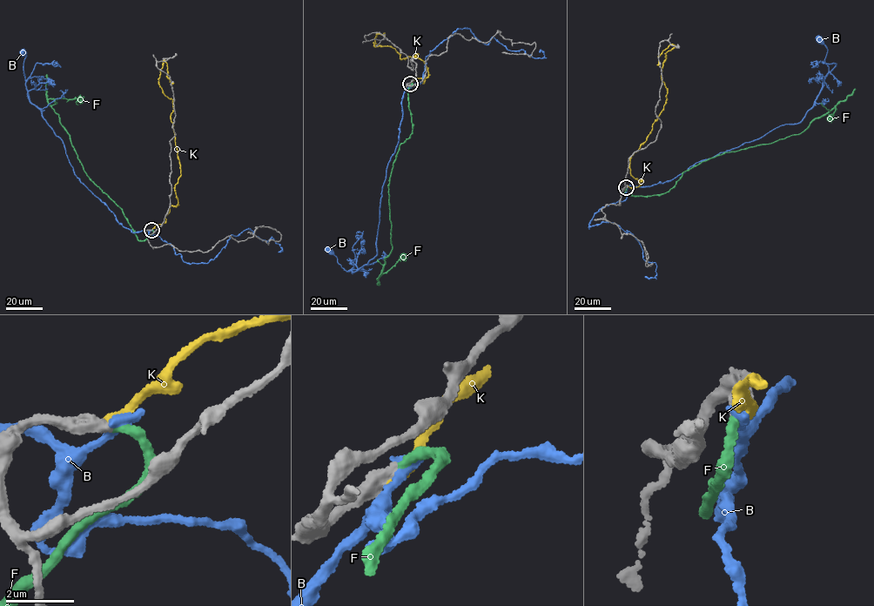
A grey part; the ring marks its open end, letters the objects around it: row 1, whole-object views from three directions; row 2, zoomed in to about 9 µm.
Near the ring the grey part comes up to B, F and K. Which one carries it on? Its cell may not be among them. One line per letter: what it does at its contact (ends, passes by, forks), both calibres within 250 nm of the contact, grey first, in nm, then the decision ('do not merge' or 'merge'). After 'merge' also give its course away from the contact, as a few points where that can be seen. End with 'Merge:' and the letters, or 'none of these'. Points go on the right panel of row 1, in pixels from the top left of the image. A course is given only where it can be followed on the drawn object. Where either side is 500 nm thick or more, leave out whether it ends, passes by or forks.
B: it ends there; 400 nm thick on the grey side, 380 nm on the other; do not merge
F: it ends there; 400 nm thick on the grey side, 240 nm on the other; merge; it runs (627, 187), (624, 192), (643, 197), (668, 191), (702, 161), (800, 134), (836, 105), (830, 116), (836, 117)
K: it ends there; 440 nm thick on the grey side, 280 nm on the other; do not merge
Merge: F

